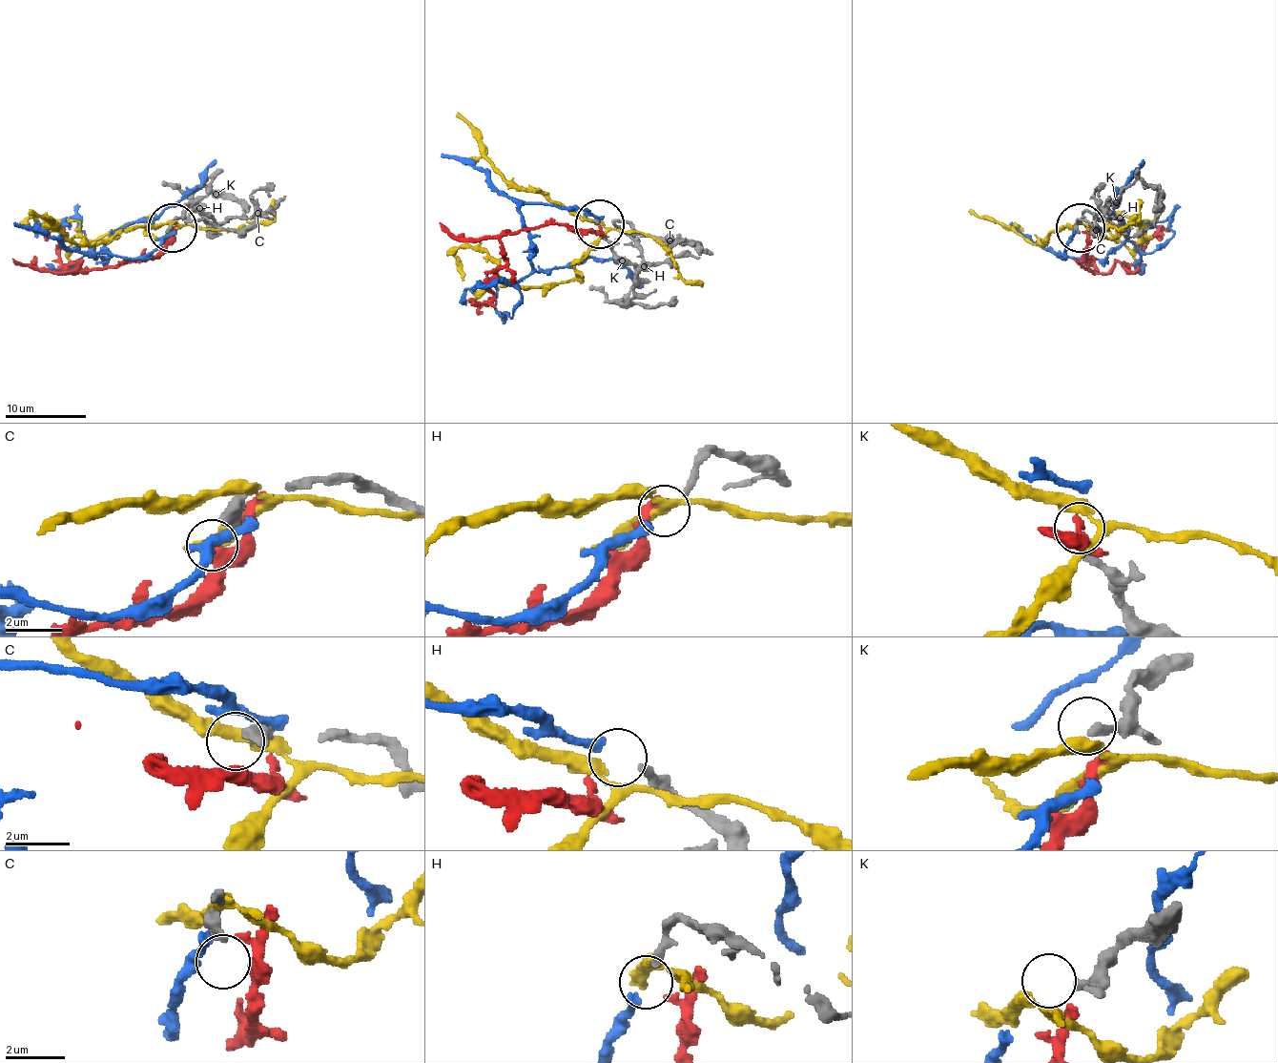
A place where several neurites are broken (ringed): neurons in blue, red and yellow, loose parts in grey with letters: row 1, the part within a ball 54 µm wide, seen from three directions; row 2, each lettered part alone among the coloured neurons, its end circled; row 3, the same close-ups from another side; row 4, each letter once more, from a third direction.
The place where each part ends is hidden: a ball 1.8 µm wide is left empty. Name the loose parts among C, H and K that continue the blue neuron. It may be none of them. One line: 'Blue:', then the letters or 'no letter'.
Blue: H

